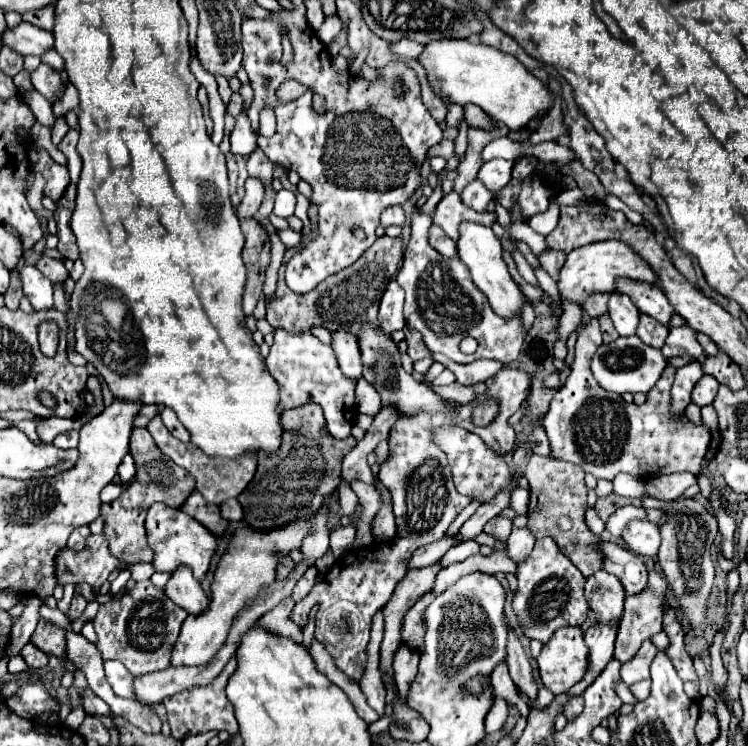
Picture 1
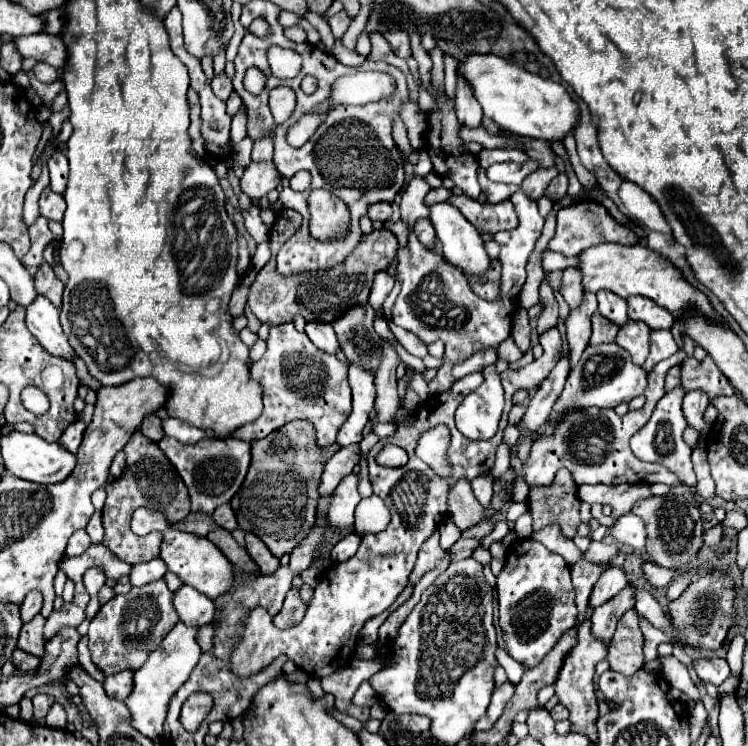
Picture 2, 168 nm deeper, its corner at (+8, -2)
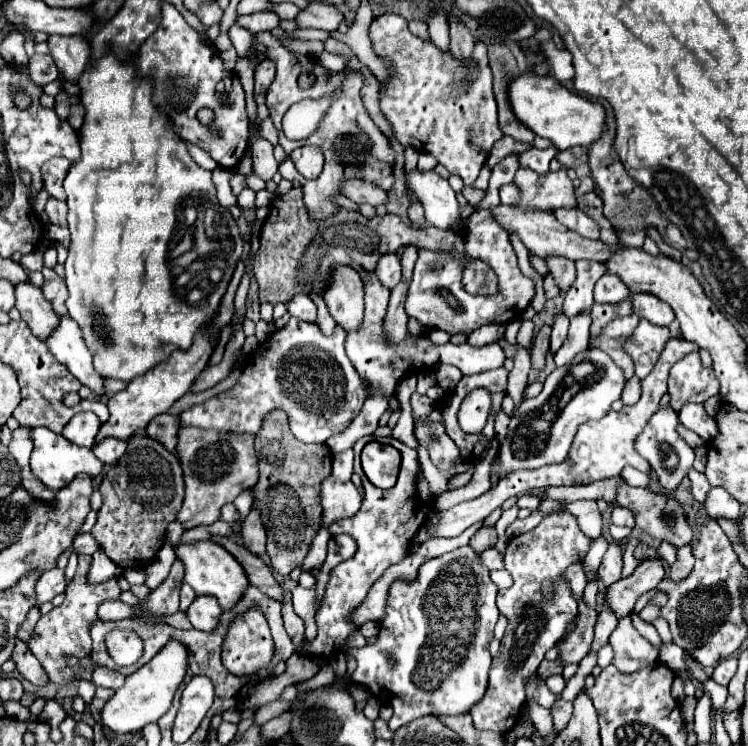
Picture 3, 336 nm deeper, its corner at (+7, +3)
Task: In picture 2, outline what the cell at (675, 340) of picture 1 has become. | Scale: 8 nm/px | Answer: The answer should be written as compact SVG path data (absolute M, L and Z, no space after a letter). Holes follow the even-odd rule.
M650 330L650 354L642 368L646 372L650 372L660 360L672 356L676 350L678 350L678 346L676 346L676 340L670 330Z

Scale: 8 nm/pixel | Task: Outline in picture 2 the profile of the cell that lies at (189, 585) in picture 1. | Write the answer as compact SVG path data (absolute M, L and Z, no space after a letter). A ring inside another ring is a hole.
M186 584L178 592L174 592L174 606L180 614L180 620L184 624L196 624L196 628L212 624L216 614L214 602Z

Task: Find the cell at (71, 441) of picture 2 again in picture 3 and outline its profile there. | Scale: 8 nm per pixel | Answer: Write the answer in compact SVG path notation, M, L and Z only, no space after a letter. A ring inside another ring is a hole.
M77 413L63 429L63 437L69 439L71 443L75 445L81 445L81 447L91 447L93 445L93 439L99 431L99 425L101 421L97 419L95 413Z

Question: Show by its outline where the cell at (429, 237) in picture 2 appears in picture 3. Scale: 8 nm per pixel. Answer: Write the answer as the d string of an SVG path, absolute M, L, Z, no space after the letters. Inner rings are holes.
M413 203L413 205L409 207L409 221L411 221L415 227L425 229L427 221L425 221L425 215L423 215L423 207L421 207L421 203Z

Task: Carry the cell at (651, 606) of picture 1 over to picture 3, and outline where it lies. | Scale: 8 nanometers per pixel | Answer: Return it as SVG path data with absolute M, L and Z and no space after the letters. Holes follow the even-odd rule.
M629 615L619 619L619 625L613 631L609 643L615 651L613 665L621 673L635 673L655 663L659 657L657 649L645 637L641 637L639 631L633 627L633 621Z

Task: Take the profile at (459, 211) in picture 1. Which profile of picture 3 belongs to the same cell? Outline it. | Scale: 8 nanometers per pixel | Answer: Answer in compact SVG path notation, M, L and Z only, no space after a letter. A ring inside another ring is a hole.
M497 205L491 209L493 219L509 233L517 233L517 237L525 243L525 247L537 255L537 257L567 257L571 261L579 259L593 259L593 261L605 261L605 245L601 241L591 243L589 239L581 239L577 233L563 227L553 213L549 211L537 211L537 209L519 209L515 205Z

